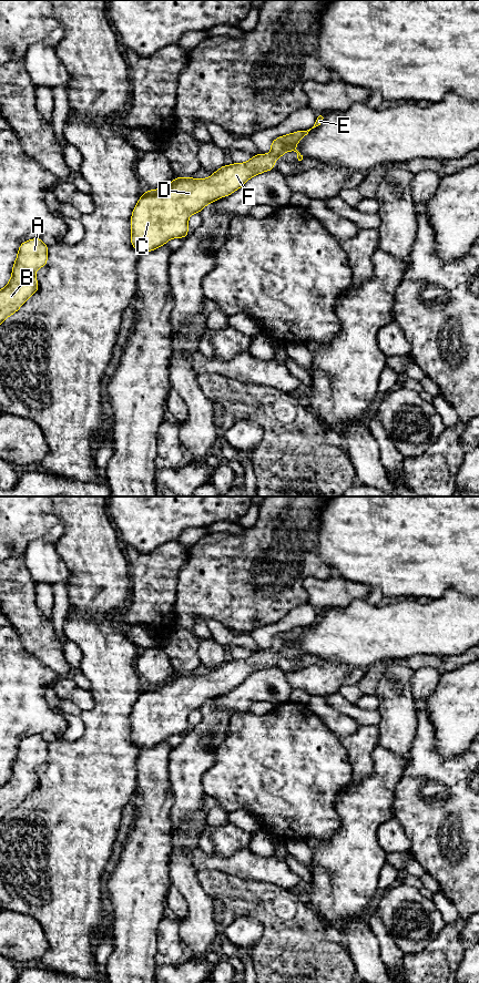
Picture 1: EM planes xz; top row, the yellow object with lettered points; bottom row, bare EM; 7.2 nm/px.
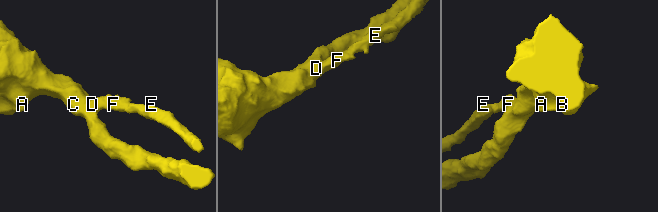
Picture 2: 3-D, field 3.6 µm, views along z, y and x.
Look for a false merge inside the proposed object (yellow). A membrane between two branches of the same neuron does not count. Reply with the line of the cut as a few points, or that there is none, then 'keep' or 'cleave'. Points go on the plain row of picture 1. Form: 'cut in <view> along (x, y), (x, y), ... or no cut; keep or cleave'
no cut; keep

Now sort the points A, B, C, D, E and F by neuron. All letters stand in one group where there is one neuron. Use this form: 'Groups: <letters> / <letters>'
Groups: A B C D E F

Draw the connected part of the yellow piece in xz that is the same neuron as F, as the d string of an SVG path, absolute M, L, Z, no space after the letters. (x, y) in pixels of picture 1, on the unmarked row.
M310 626L279 633L272 638L268 651L258 649L245 659L223 662L207 675L175 674L162 685L146 686L132 708L130 718L132 743L141 749L149 749L172 735L184 735L188 730L188 715L192 710L200 709L207 700L231 692L253 673L274 666L275 658L288 647L296 648L296 657L302 659L306 654L296 646L296 642Z

